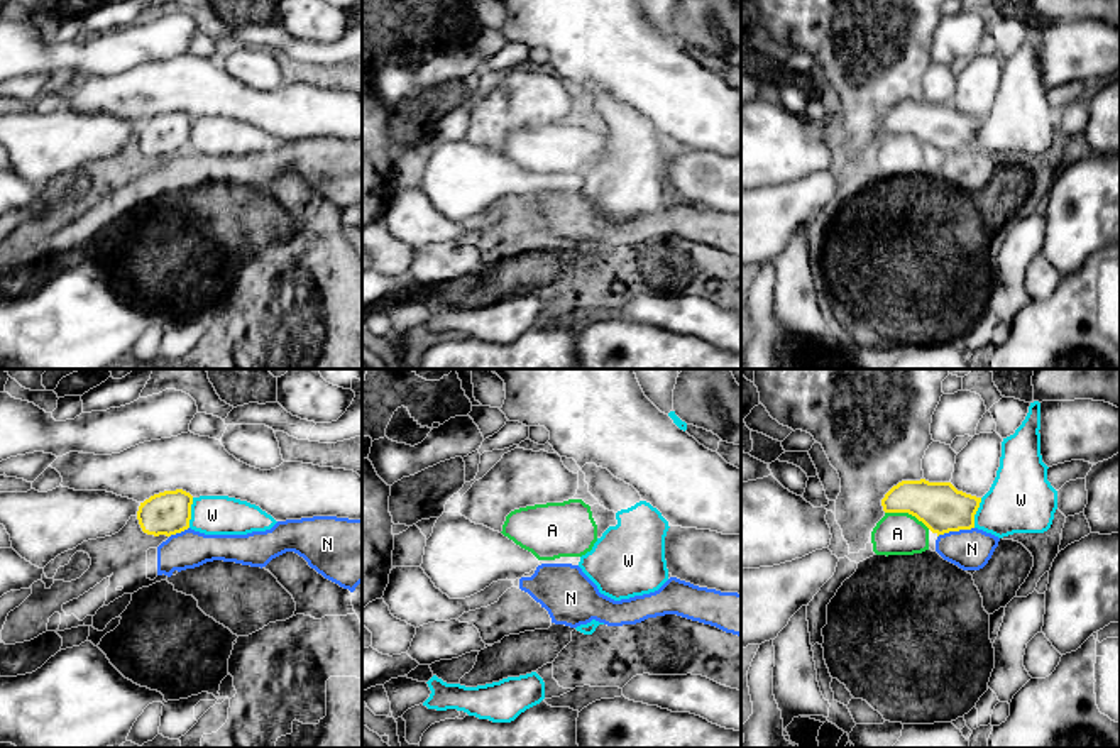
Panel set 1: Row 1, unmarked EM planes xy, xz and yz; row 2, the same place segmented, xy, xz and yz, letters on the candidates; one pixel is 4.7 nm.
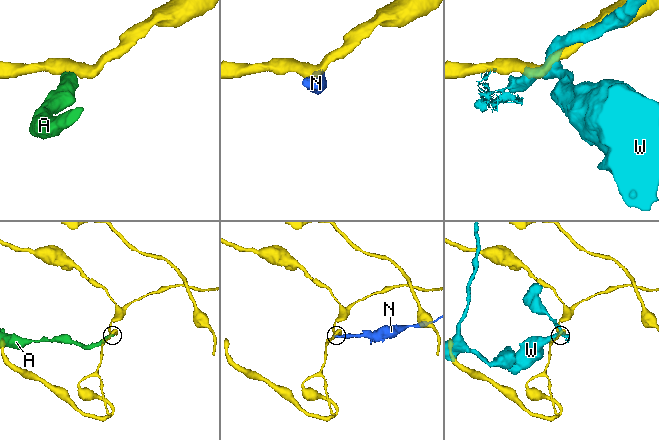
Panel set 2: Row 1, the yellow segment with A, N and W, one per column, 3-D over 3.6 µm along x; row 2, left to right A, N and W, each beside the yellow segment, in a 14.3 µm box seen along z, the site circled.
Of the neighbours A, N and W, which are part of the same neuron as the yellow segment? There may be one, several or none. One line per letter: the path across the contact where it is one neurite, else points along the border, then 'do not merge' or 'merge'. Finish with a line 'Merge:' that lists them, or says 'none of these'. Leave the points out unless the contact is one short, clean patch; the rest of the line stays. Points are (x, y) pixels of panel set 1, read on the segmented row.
A: along yz (885, 511), (907, 511), (929, 528) | do not merge
N: along yz (973, 527), (949, 530), (938, 537) | do not merge
W: do not merge
Merge: none of these

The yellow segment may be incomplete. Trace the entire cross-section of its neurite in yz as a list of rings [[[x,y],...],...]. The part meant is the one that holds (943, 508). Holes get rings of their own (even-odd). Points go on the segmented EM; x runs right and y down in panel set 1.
[[[902,481],[893,486],[881,506],[885,513],[909,513],[932,533],[975,528],[975,514],[981,498],[958,491],[951,482]]]

